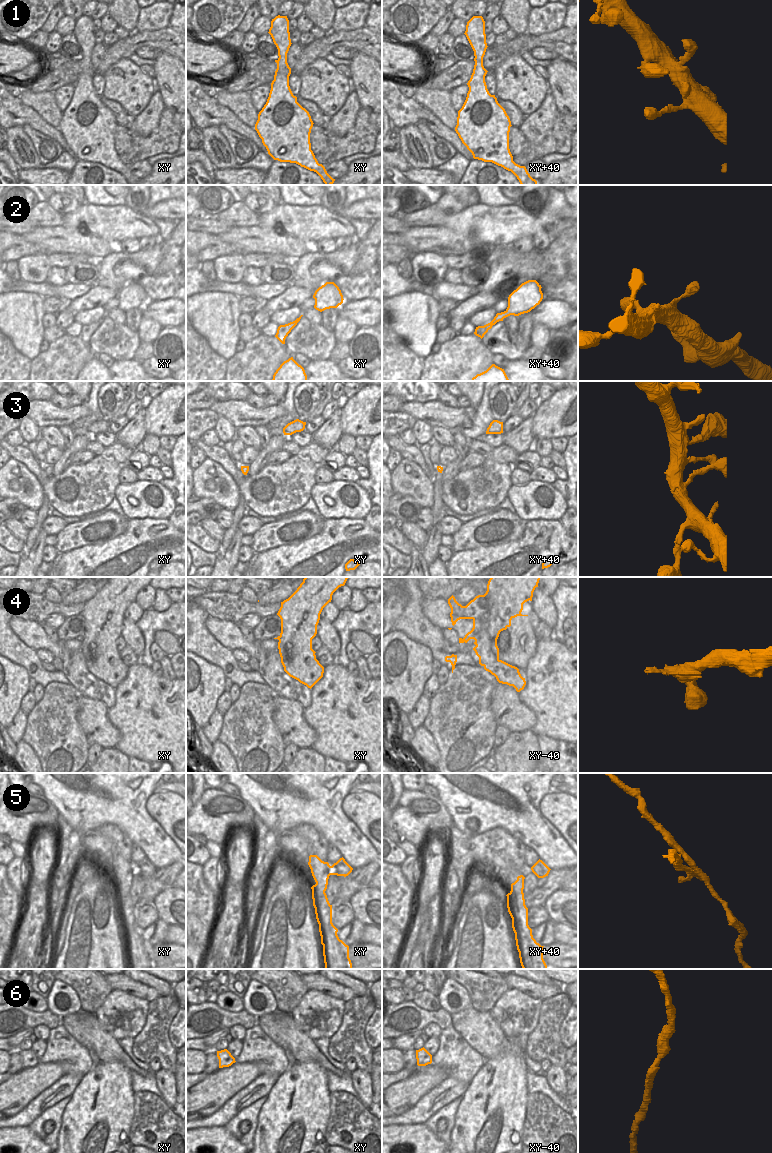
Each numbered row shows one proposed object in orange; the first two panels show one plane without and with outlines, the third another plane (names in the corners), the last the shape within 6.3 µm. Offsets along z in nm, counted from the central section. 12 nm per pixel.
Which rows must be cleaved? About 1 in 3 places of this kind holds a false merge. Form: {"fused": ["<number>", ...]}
{"fused": ["5"]}

